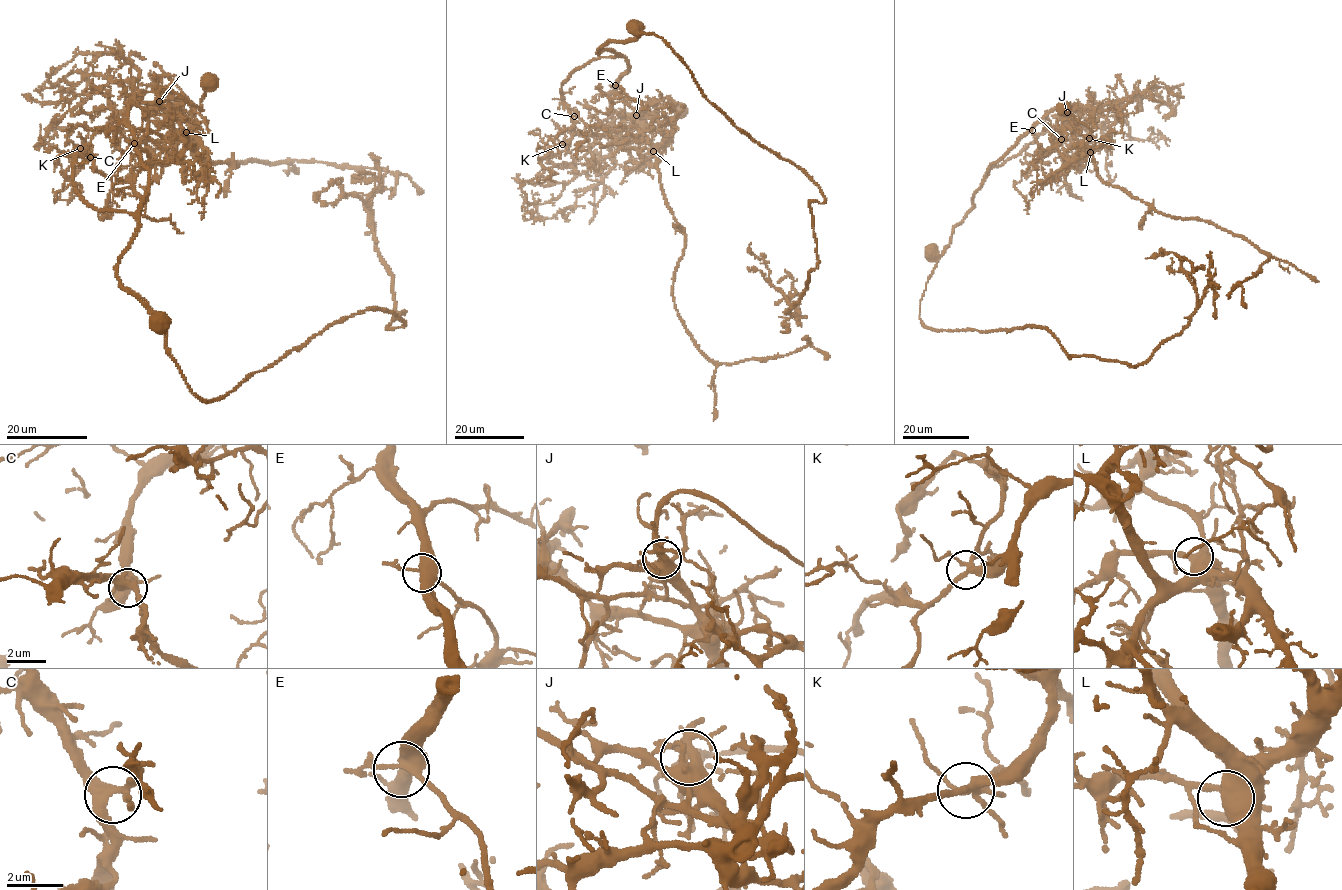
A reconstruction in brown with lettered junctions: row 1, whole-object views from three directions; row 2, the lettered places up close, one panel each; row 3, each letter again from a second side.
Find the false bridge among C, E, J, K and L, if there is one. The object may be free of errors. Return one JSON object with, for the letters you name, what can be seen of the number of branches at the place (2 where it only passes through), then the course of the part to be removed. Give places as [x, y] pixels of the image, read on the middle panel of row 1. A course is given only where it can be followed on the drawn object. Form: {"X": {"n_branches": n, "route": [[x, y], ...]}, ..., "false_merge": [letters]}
{"J": {"n_branches": 7, "route": [[636, 115], [685, 236], [672, 298], [692, 340], [718, 362], [776, 358], [813, 345], [824, 360]]}, "false_merge": ["J"]}

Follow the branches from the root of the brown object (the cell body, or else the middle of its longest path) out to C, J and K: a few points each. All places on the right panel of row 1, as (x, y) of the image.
C: (930, 252), (939, 255), (944, 250), (992, 166), (1016, 156), (1039, 134), (1052, 132), (1061, 139)
J: (930, 252), (944, 250), (990, 166), (1050, 111), (1067, 113)
K: (930, 252), (939, 255), (944, 250), (992, 166), (1016, 156), (1047, 132), (1065, 139), (1089, 138)

